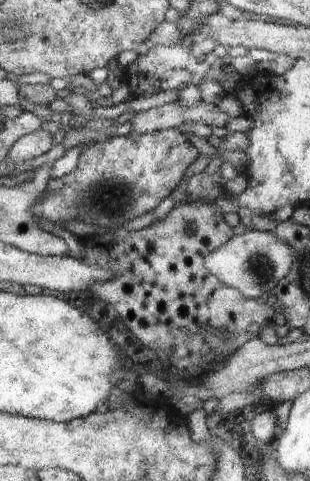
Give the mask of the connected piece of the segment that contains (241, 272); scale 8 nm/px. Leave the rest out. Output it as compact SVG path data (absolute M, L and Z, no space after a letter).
M245 231L230 238L225 245L204 257L204 266L228 287L256 299L263 292L271 293L274 286L291 266L288 244L274 234L265 231Z

